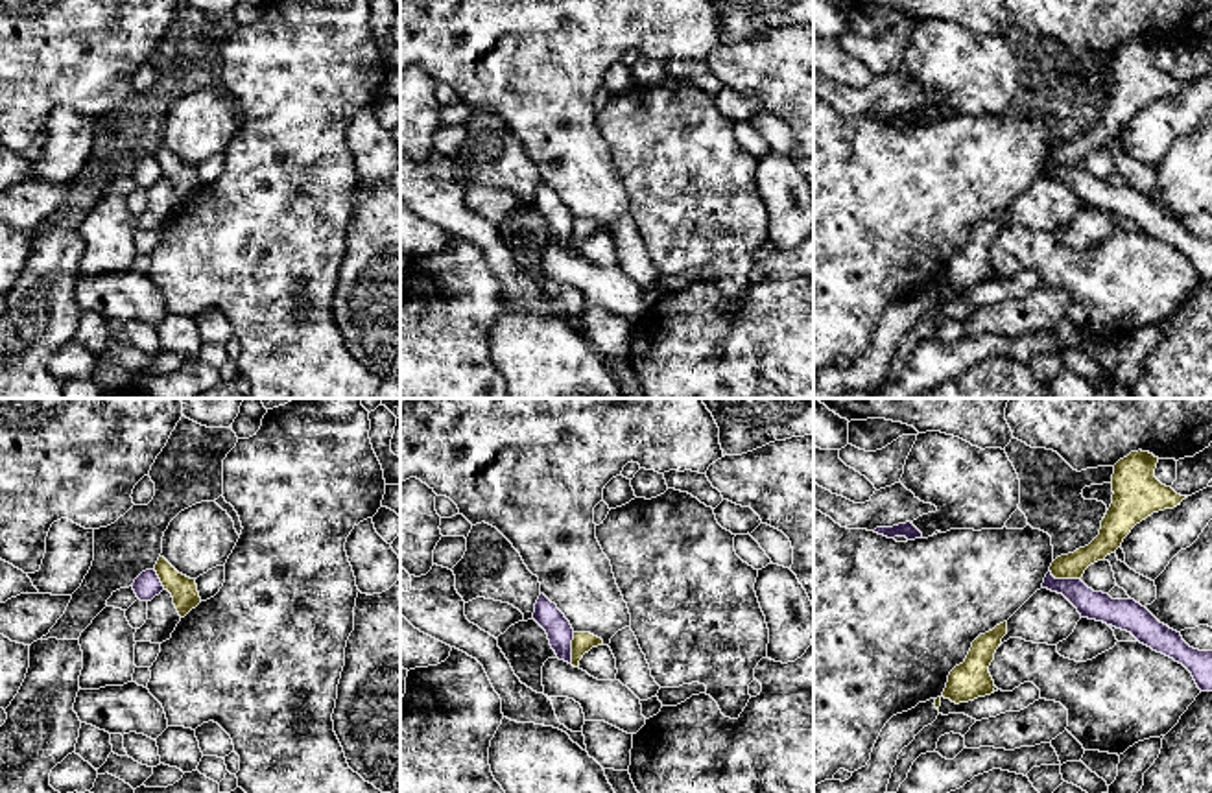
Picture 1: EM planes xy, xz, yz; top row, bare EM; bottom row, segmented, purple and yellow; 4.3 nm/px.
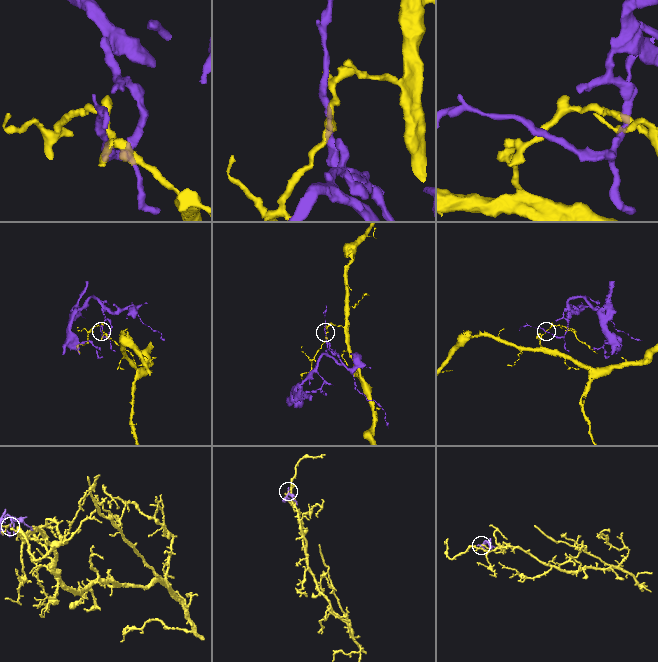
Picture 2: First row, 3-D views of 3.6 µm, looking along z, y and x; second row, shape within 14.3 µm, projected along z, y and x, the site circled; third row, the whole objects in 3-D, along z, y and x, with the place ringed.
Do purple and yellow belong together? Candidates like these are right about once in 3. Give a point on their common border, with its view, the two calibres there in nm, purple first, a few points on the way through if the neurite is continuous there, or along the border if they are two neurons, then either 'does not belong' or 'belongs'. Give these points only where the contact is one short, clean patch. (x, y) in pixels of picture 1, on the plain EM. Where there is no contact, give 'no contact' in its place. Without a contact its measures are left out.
yz (1065, 166) | 130/110 nm | along yz (1050, 157), (1056, 165), (1080, 166) | does not belong

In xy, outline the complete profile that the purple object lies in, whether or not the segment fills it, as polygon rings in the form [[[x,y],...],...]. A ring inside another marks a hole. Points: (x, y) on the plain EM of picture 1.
[[[146,157],[135,166],[133,177],[140,188],[151,188],[164,173],[155,157]]]

